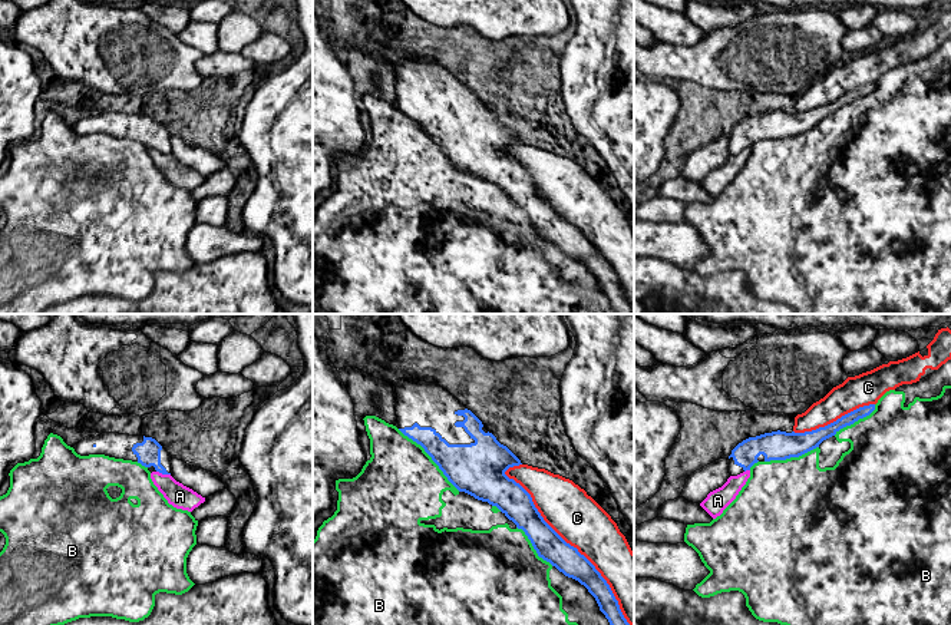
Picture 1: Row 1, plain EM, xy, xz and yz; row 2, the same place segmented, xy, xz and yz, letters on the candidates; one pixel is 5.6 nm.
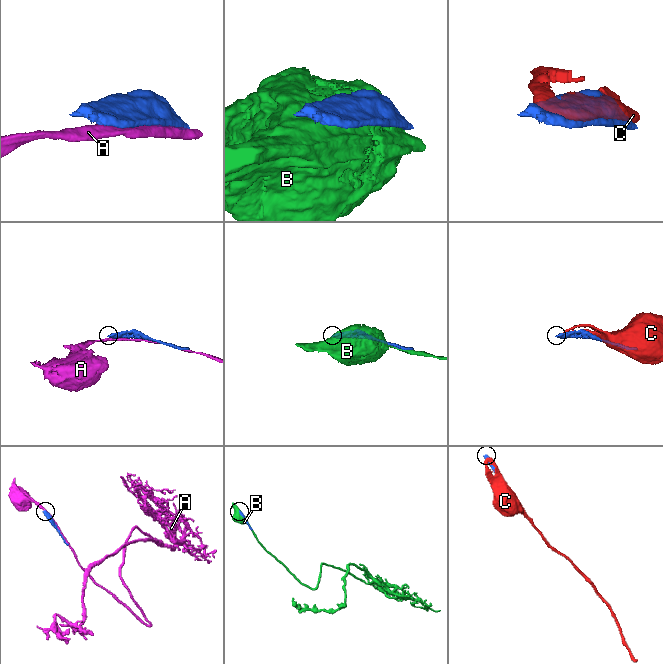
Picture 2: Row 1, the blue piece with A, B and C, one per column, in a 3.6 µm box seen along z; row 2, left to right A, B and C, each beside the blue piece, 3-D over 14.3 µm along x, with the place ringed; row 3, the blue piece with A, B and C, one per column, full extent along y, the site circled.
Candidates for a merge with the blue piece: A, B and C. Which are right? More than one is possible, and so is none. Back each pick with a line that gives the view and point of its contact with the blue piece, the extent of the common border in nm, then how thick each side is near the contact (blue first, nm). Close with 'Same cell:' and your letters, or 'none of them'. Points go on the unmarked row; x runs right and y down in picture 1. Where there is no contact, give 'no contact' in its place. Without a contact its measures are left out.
Same cell: none of them

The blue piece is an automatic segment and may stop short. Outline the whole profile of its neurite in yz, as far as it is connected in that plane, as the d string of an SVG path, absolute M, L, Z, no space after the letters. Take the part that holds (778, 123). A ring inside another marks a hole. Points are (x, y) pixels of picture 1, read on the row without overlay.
M875 83L859 86L836 100L805 112L772 110L756 116L749 116L739 122L727 138L729 152L737 155L757 140L786 139L799 136L835 115L841 108L853 103L859 97L869 95Z

